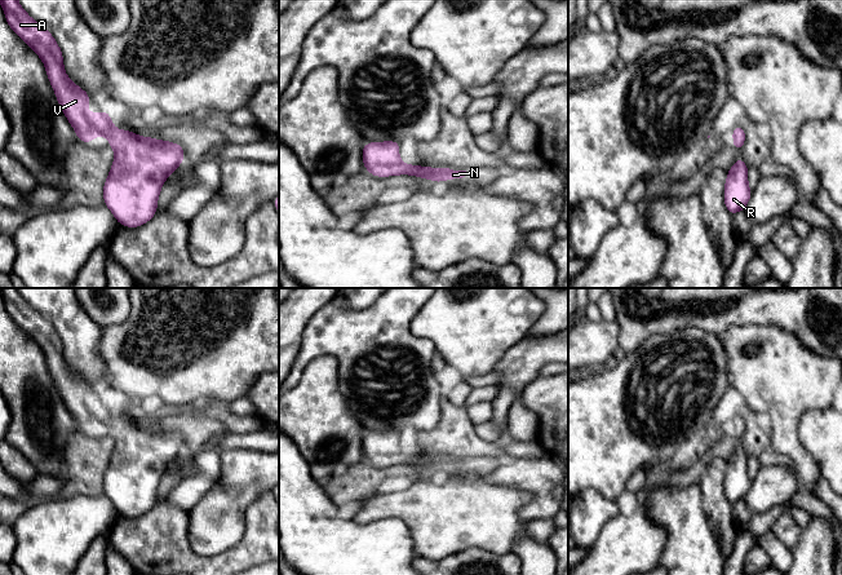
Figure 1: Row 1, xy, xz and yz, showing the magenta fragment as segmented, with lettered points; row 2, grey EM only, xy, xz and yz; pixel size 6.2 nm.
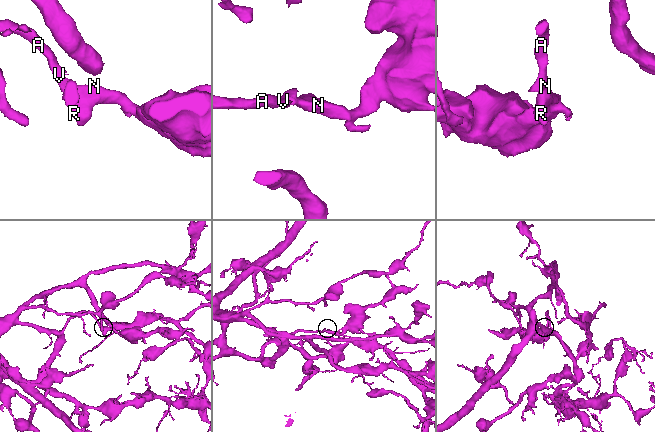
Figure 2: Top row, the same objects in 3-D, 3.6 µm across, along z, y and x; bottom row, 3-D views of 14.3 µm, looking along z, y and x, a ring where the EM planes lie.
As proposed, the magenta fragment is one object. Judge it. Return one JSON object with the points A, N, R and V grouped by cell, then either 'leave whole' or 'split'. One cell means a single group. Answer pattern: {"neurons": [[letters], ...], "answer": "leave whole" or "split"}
{"neurons": [["A", "N", "R", "V"]], "answer": "leave whole"}

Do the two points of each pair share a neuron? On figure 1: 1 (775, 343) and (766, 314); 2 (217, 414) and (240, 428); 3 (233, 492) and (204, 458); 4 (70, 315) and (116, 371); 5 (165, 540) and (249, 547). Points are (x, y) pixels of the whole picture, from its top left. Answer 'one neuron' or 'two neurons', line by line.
1: two neurons
2: one neuron
3: two neurons
4: two neurons
5: one neuron

